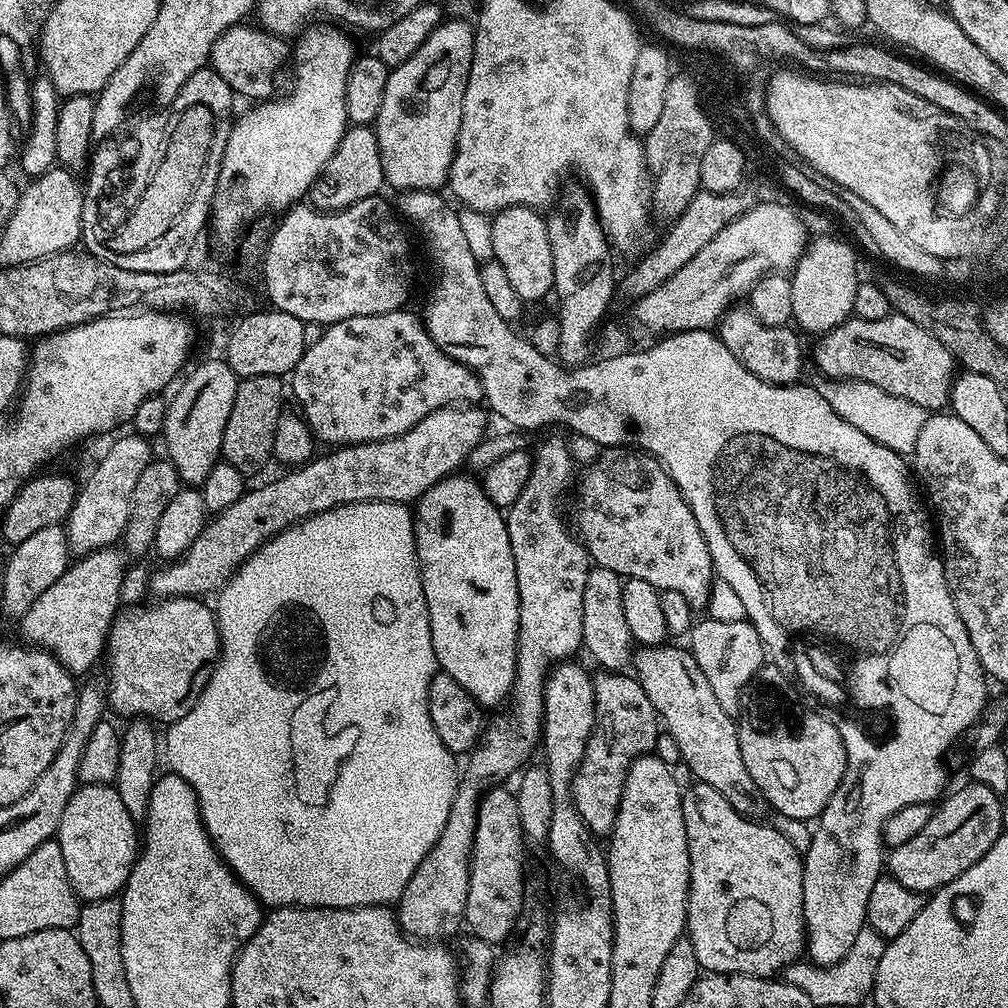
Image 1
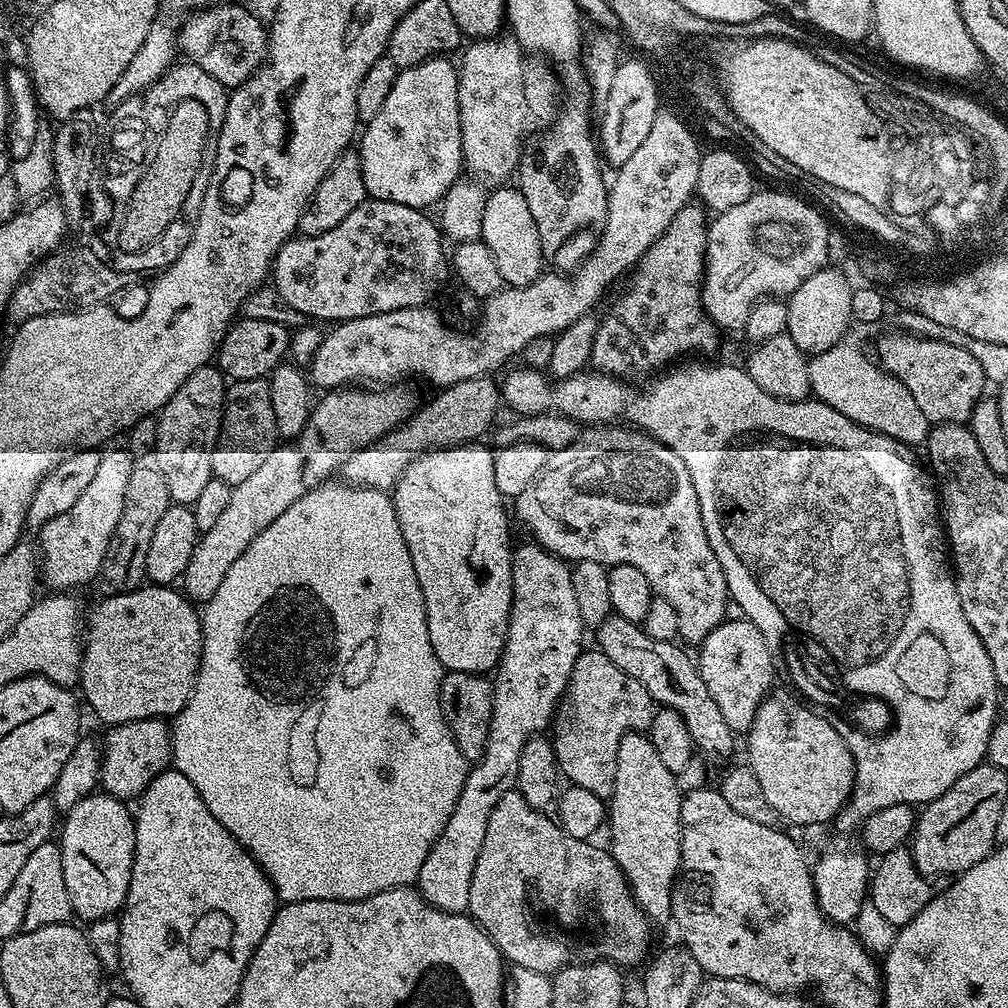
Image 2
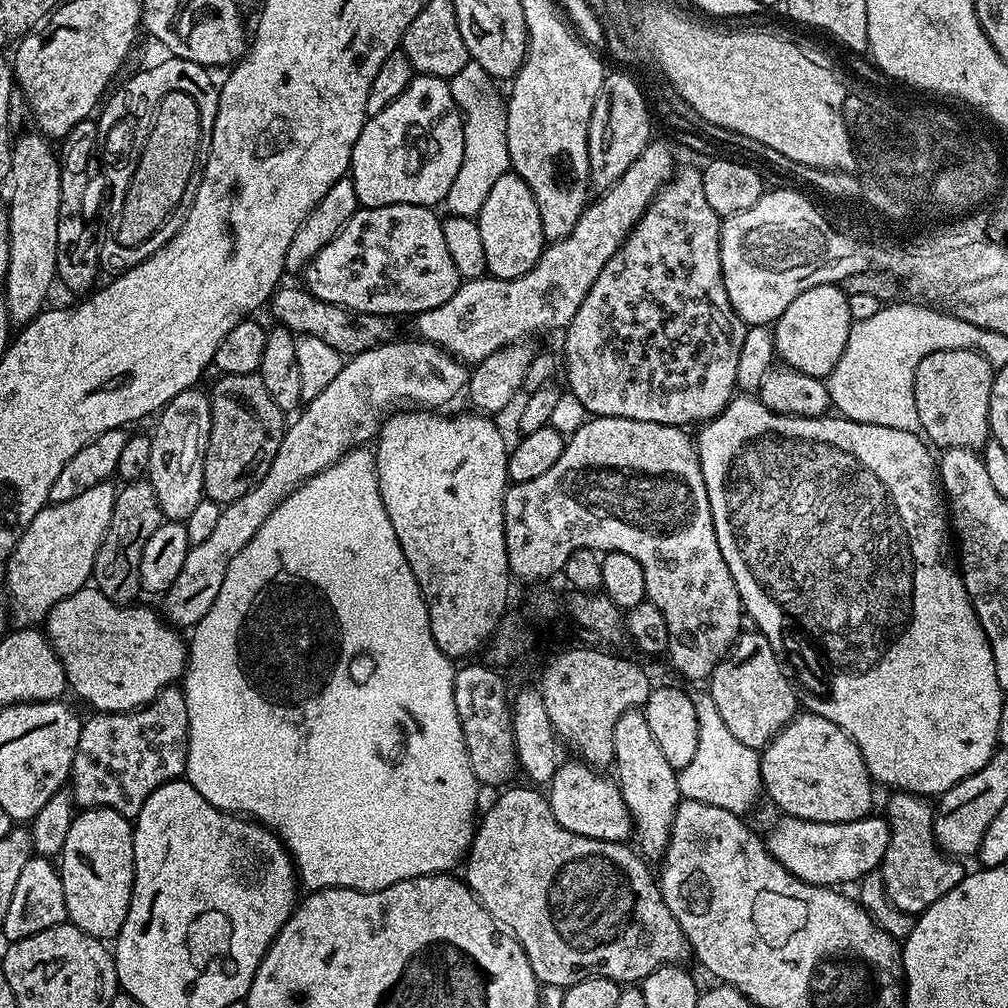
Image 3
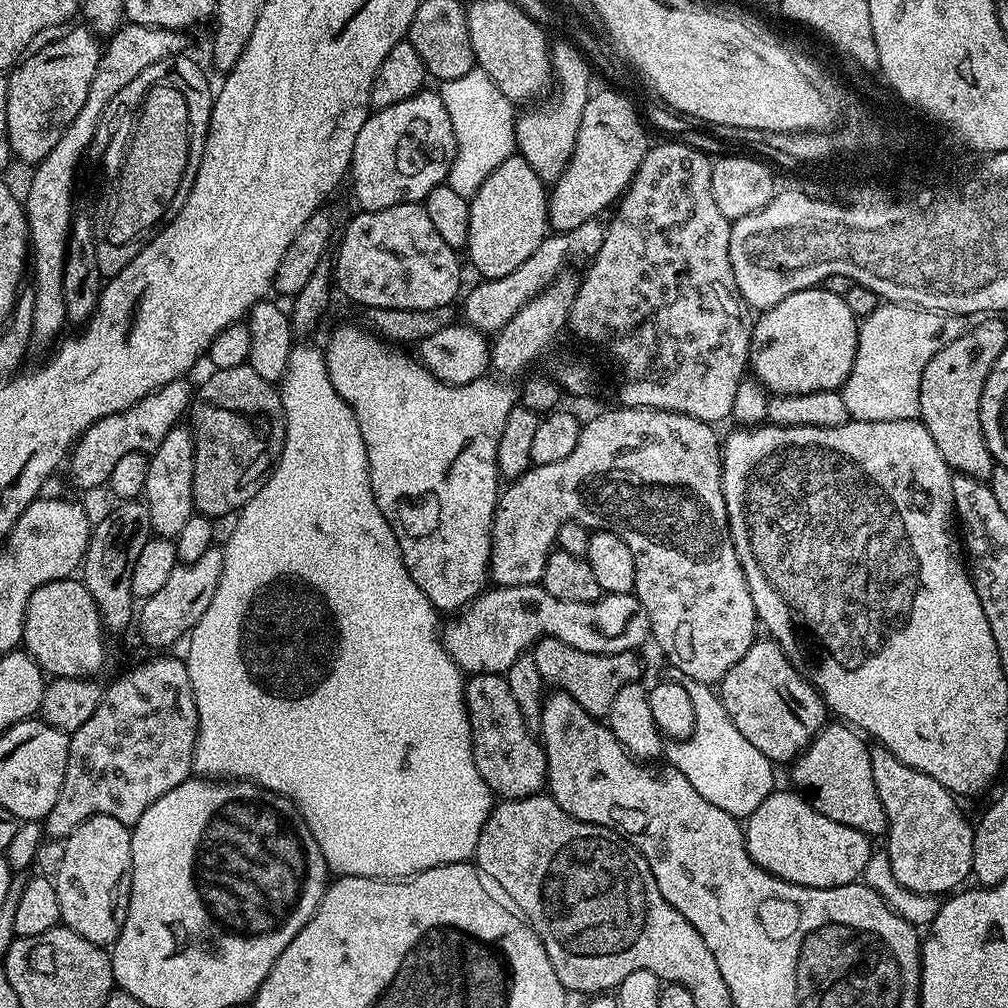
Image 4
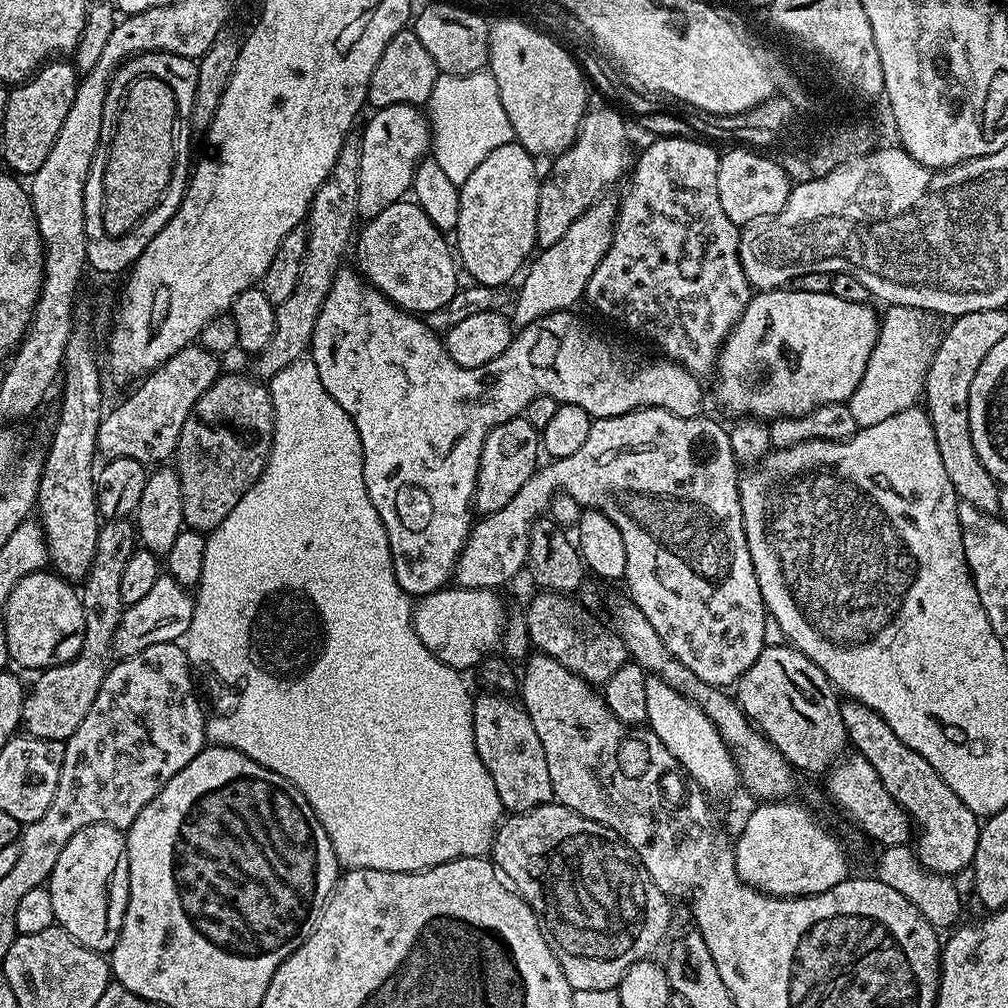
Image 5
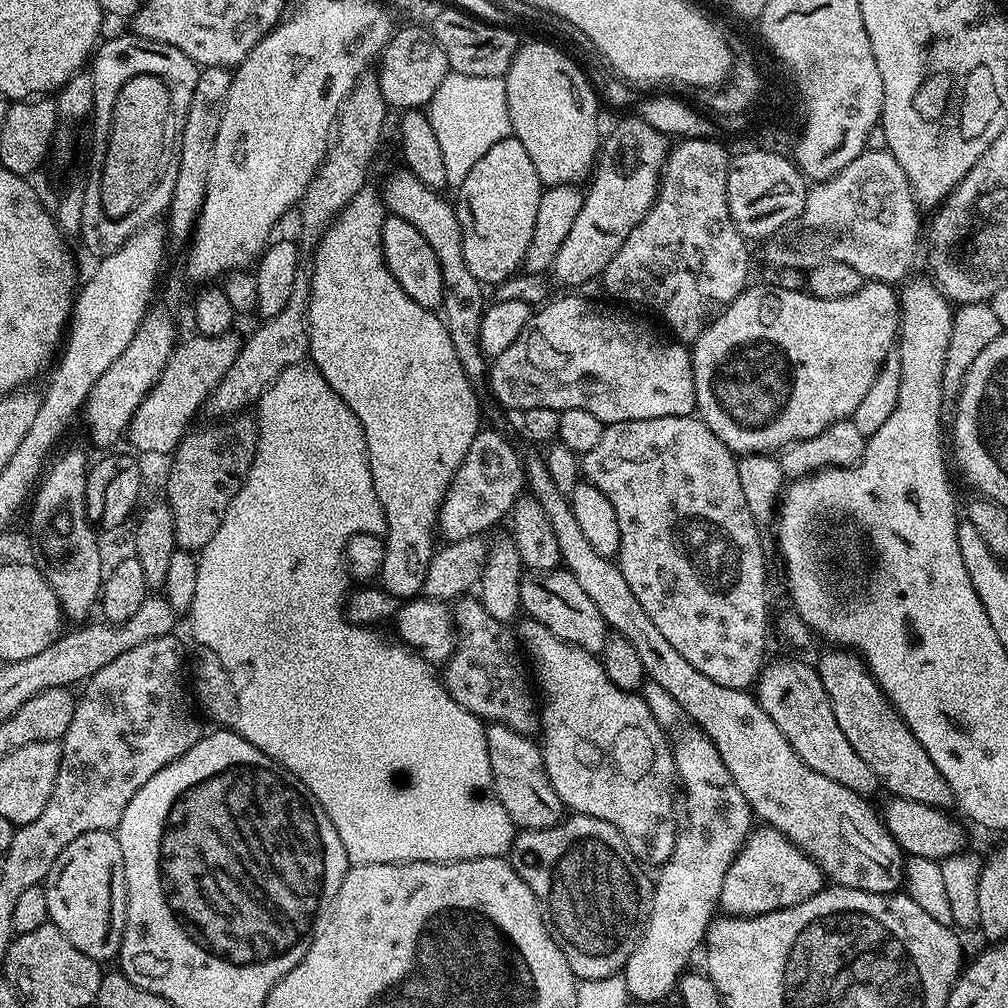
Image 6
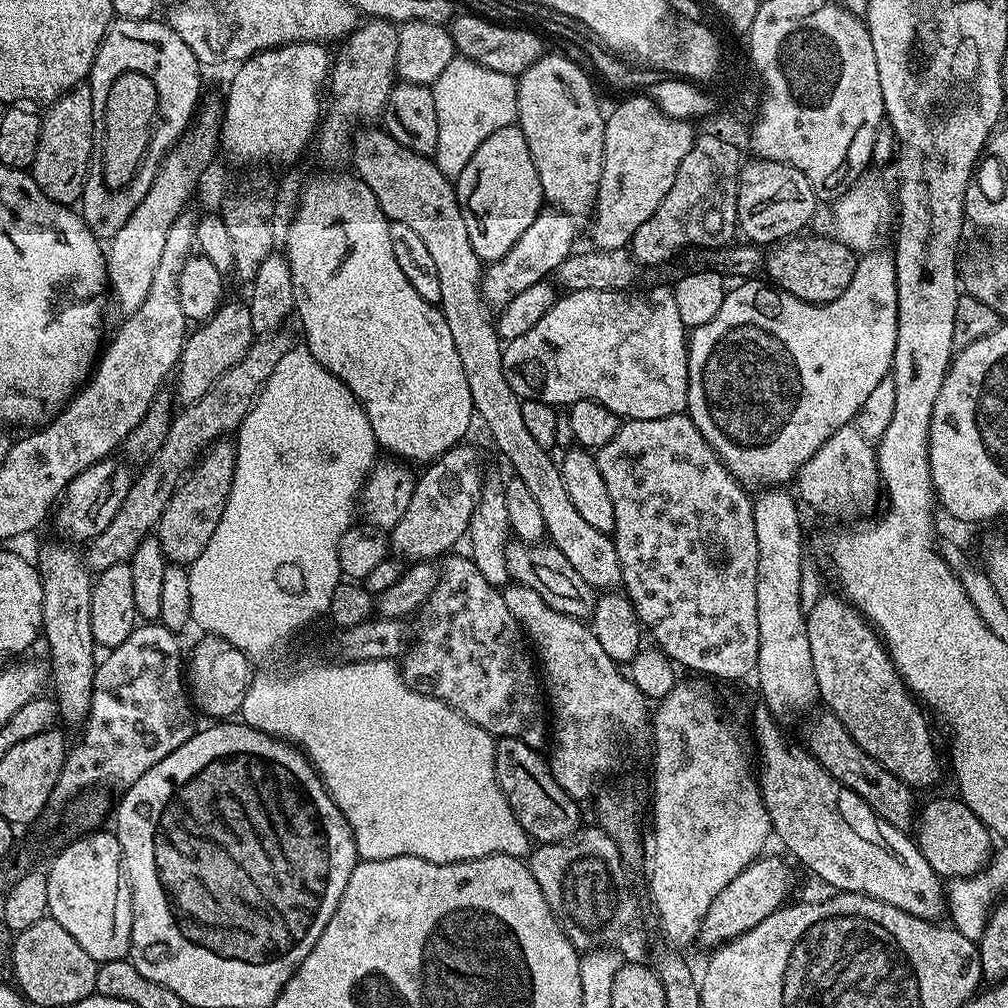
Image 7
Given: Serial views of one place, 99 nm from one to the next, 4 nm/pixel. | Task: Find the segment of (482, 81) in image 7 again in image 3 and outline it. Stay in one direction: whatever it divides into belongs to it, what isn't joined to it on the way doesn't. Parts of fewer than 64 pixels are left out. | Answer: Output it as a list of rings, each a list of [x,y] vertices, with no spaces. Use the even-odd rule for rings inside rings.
[[[469,62],[454,74],[448,81],[450,94],[454,102],[459,107],[464,118],[464,145],[462,146],[462,166],[458,166],[458,174],[454,174],[454,182],[450,182],[450,190],[442,201],[443,207],[448,207],[447,211],[454,216],[479,217],[482,205],[486,203],[486,197],[490,195],[490,190],[494,187],[494,182],[502,178],[502,174],[510,171],[512,163],[510,162],[510,150],[506,146],[506,114],[504,113],[506,104],[496,93],[497,85],[493,77],[482,70],[482,66]]]

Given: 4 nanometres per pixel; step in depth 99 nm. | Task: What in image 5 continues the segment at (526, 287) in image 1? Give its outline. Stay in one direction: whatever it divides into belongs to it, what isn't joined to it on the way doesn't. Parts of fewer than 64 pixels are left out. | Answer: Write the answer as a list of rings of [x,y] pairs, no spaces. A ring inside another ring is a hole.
[[[513,142],[498,146],[498,150],[486,154],[485,160],[474,169],[474,174],[470,174],[470,178],[466,178],[466,182],[460,185],[460,209],[454,233],[454,248],[463,271],[465,268],[475,283],[499,288],[507,285],[507,280],[515,281],[521,269],[529,263],[533,255],[532,248],[537,247],[536,227],[540,224],[538,194],[542,180],[539,175],[536,177],[536,164],[537,161],[521,144]]]

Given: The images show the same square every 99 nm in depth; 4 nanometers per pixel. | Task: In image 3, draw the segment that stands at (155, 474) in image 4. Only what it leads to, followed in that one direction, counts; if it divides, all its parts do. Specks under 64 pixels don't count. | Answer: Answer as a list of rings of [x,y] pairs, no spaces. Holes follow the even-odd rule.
[[[199,387],[182,390],[155,417],[156,429],[150,432],[150,466],[146,479],[154,486],[160,515],[168,522],[183,522],[198,507],[204,495],[204,447],[210,434],[208,392]]]

